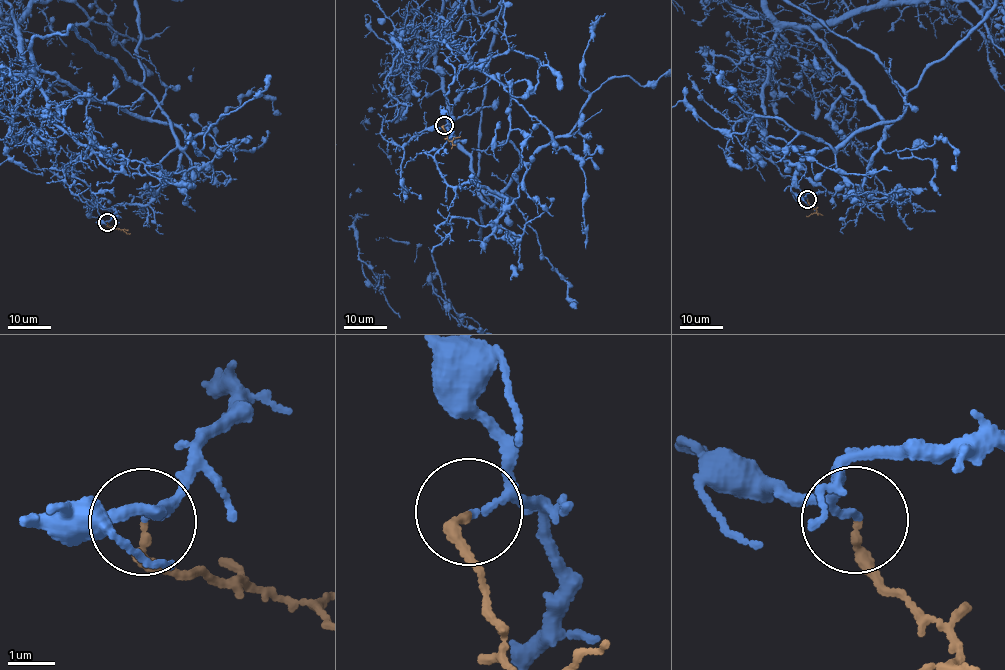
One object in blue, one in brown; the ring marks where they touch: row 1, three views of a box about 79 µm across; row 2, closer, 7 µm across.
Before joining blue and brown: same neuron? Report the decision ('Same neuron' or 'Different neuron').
Same neuron

